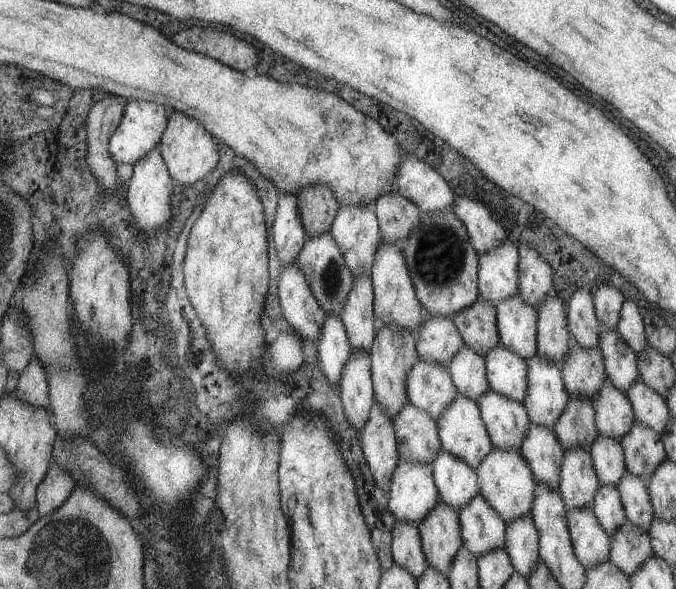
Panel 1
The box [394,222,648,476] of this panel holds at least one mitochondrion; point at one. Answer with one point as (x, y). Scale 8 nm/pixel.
(438, 261)

